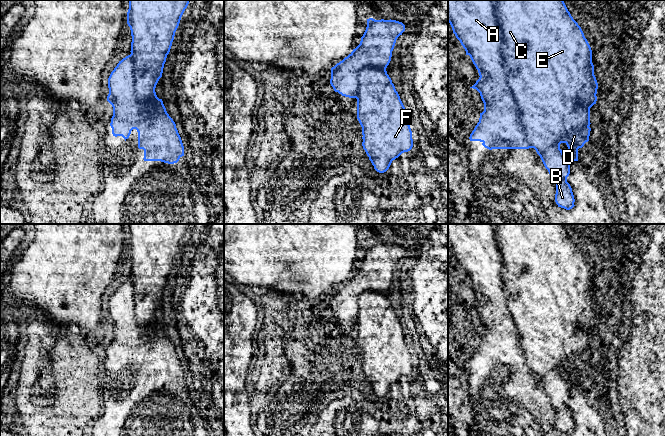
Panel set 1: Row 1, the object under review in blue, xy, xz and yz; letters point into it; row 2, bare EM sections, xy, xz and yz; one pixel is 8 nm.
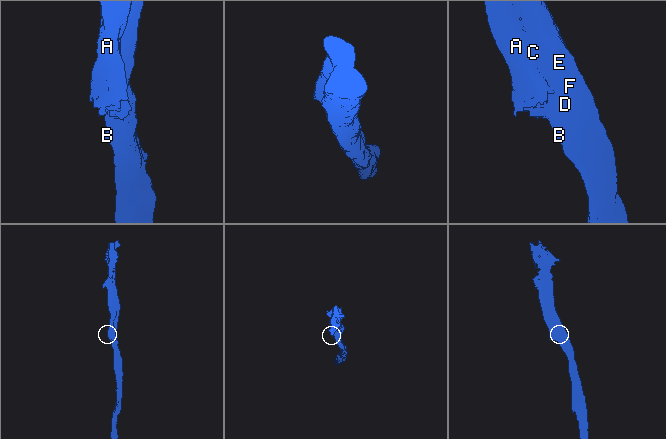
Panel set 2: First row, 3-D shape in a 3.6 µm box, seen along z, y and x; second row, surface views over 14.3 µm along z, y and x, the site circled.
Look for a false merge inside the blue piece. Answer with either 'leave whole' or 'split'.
split

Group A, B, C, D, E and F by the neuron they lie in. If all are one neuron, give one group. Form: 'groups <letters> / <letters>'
groups A / B C D E F

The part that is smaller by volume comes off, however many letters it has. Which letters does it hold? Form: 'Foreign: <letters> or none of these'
Foreign: A

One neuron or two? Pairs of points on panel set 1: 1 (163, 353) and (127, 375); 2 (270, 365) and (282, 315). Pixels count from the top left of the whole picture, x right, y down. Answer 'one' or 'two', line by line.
1: one
2: one

